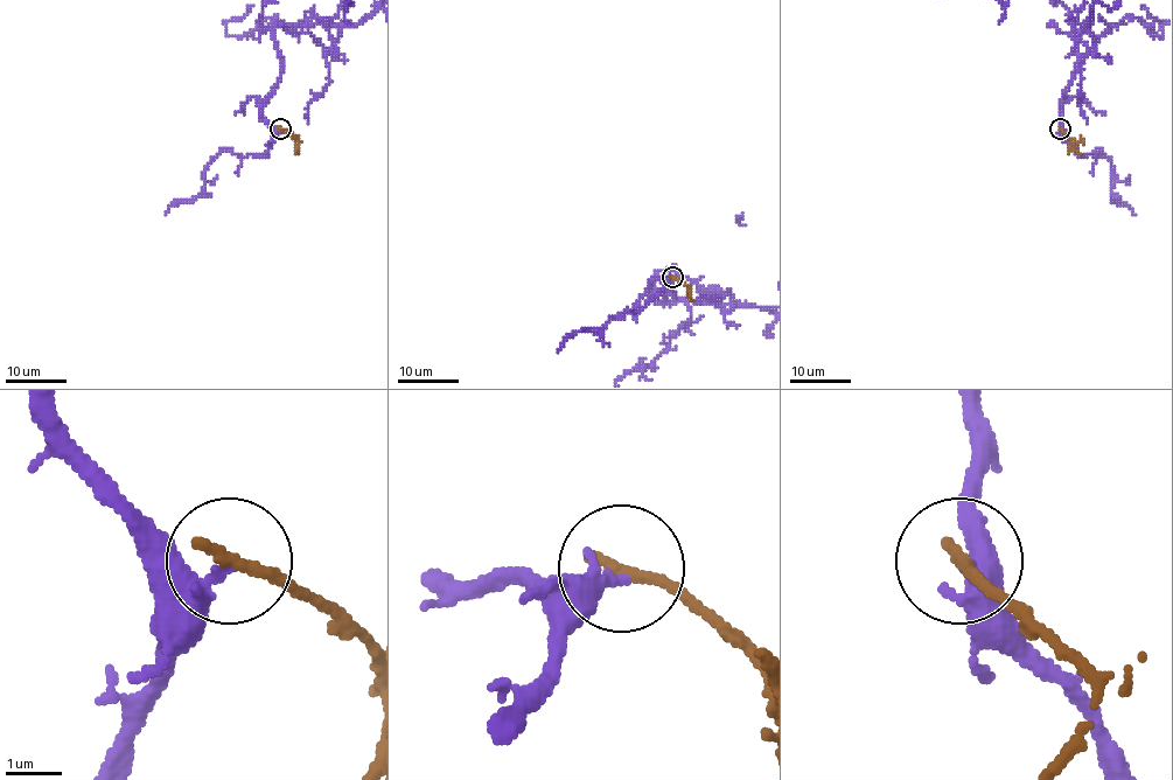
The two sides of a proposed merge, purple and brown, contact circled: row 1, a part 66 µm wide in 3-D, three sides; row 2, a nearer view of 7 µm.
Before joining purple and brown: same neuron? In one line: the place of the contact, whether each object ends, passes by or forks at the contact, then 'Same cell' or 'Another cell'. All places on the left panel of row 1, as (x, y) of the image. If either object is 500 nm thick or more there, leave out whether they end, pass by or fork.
Place: (280, 129). At the ring purple ends. At the ring brown ends. Another cell

